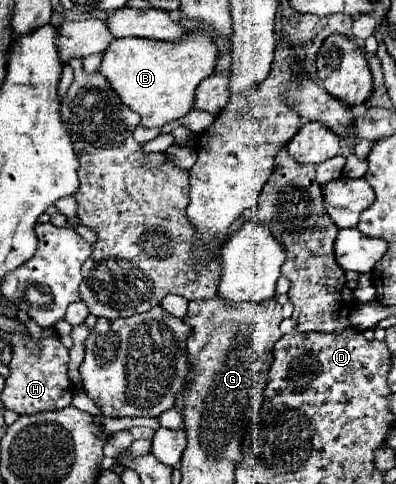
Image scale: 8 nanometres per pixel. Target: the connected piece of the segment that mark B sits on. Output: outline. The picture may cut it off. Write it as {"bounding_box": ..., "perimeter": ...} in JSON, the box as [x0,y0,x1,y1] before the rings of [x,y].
{"bounding_box":[99,31,217,129],"perimeter":[[[199,31],[185,35],[179,43],[165,43],[153,39],[113,39],[105,49],[99,73],[109,81],[117,97],[135,113],[141,115],[145,129],[161,129],[163,125],[185,117],[195,99],[197,85],[209,77],[217,63],[217,47],[211,35]]]}

